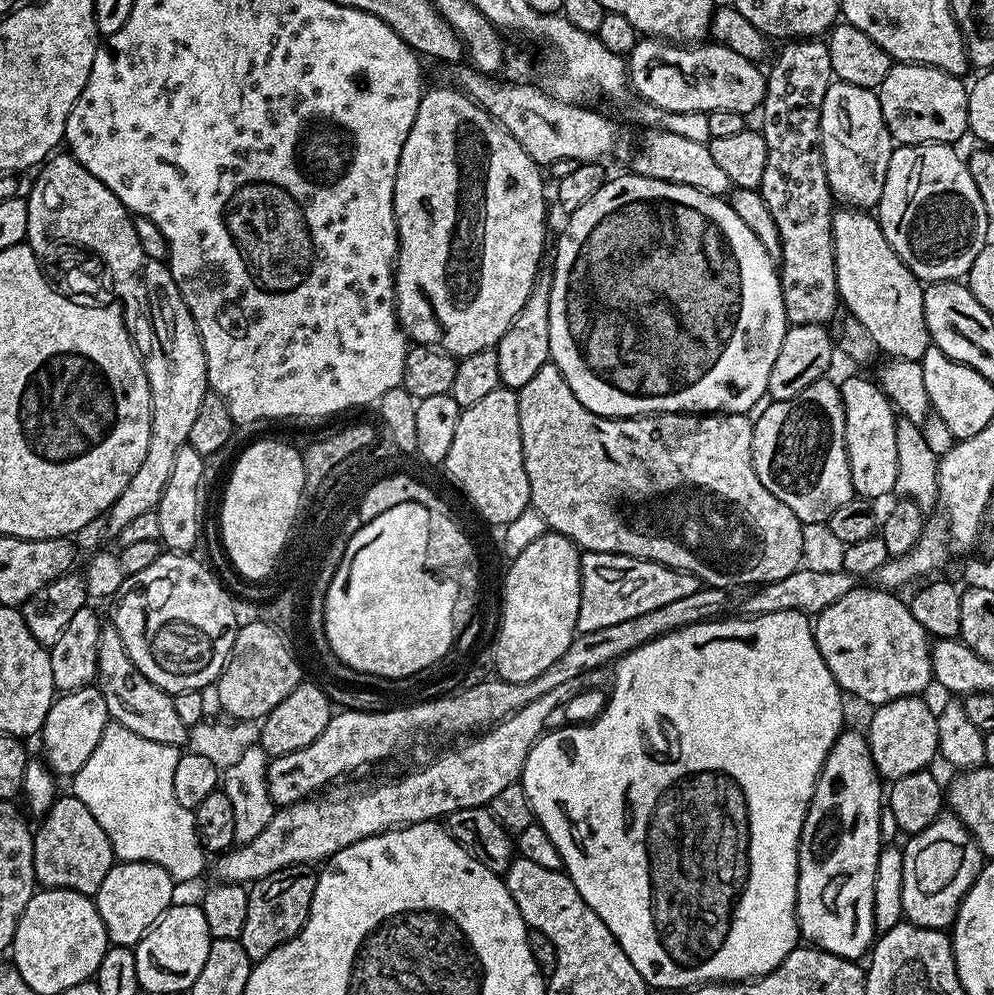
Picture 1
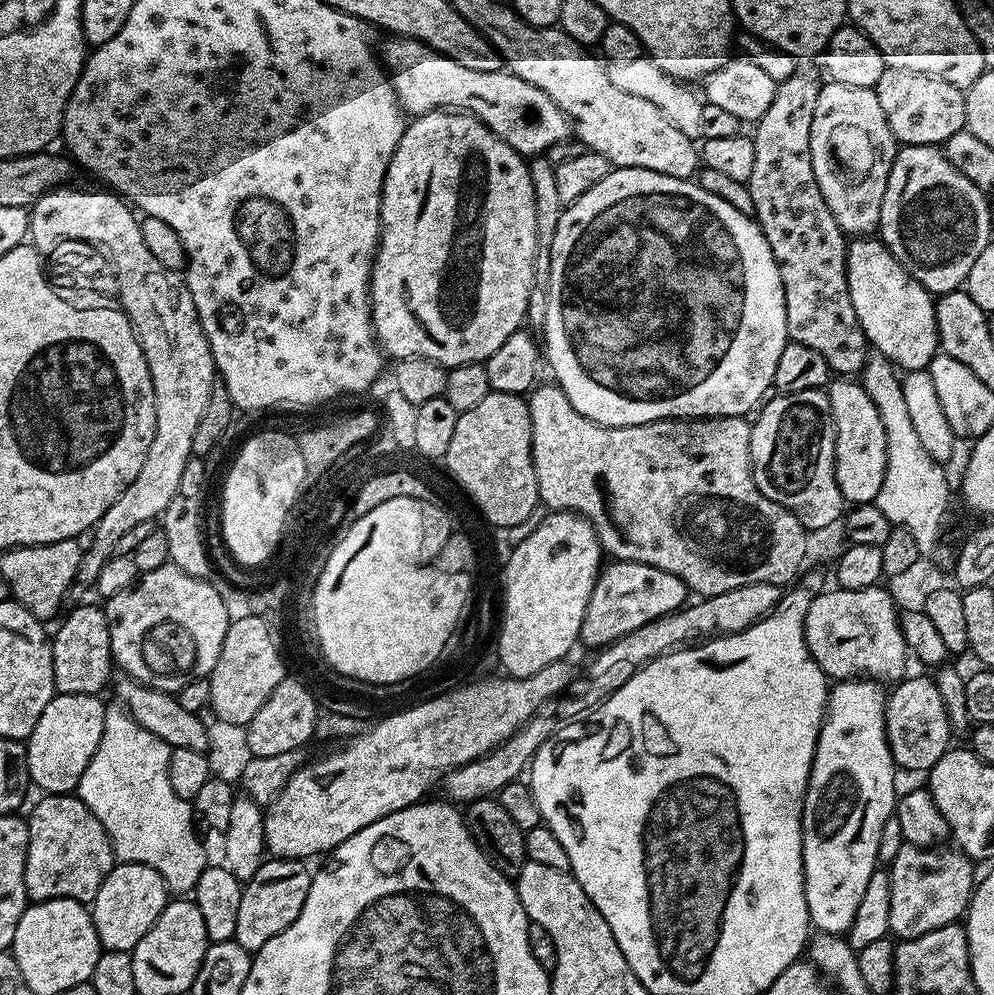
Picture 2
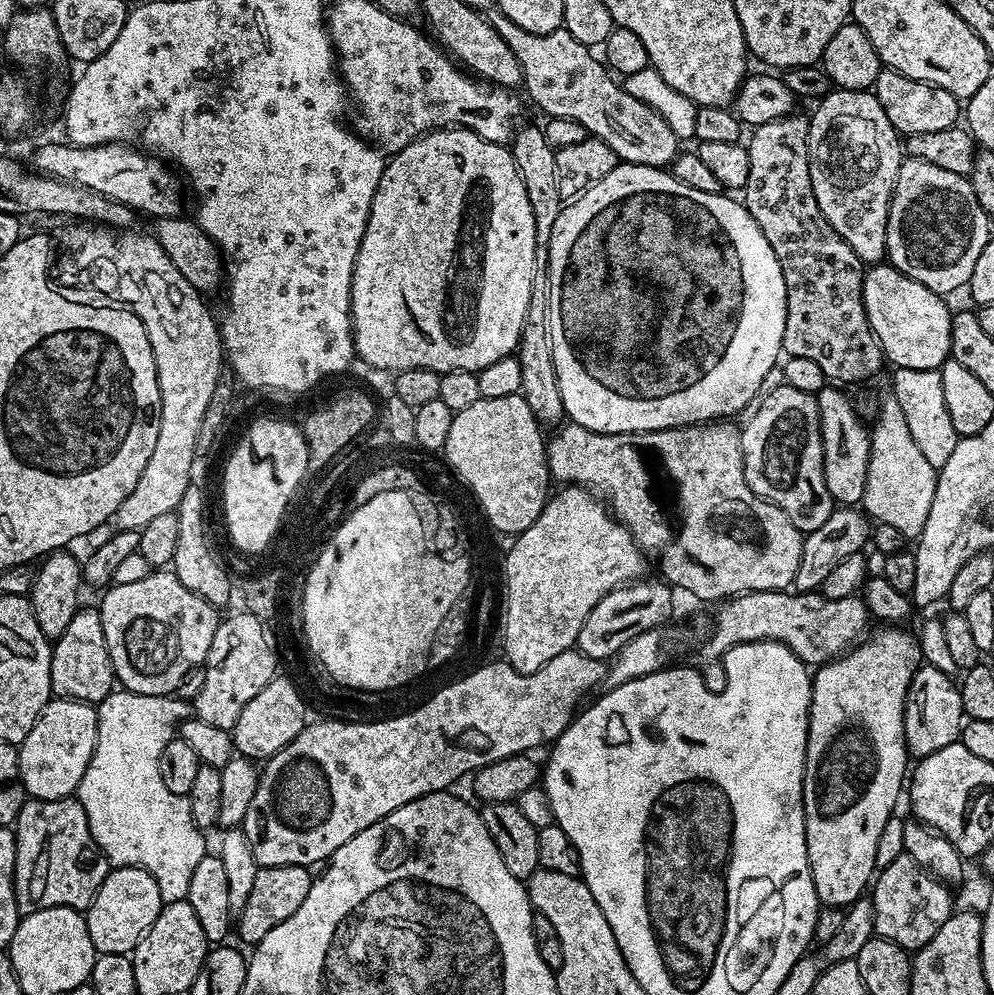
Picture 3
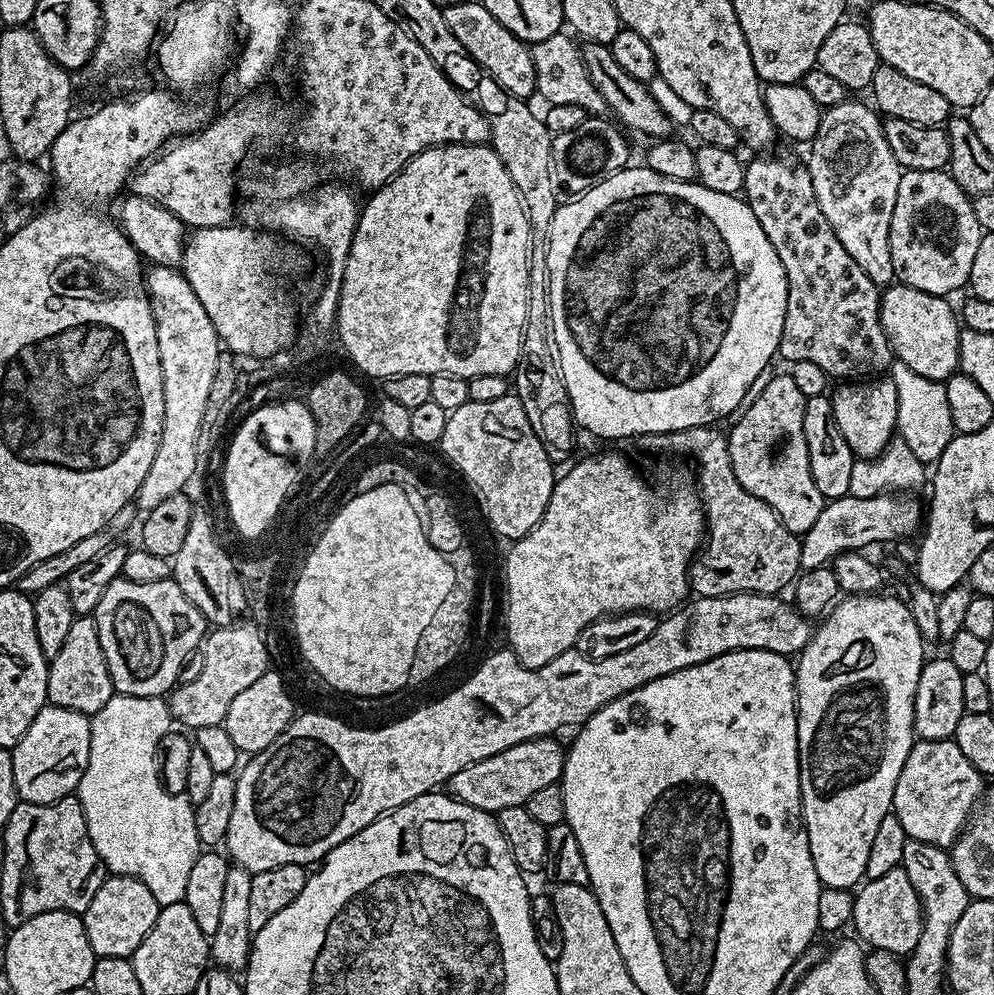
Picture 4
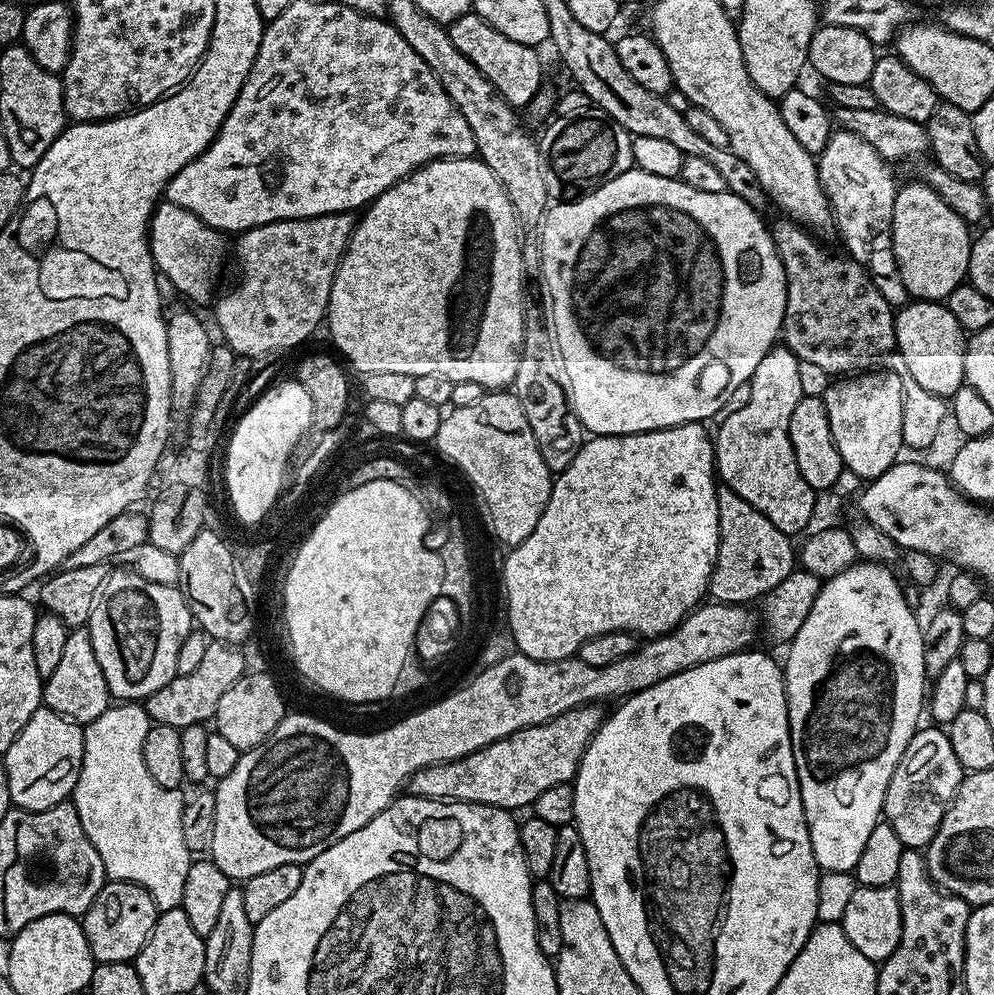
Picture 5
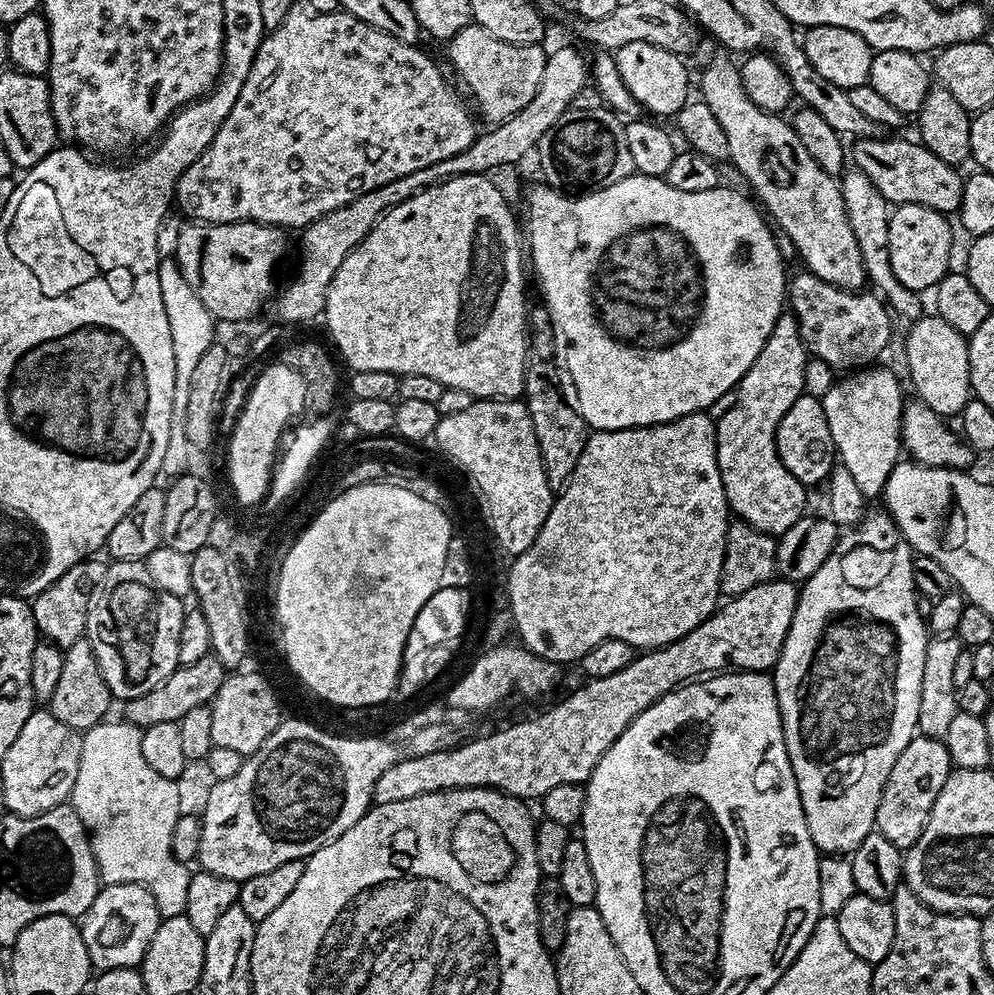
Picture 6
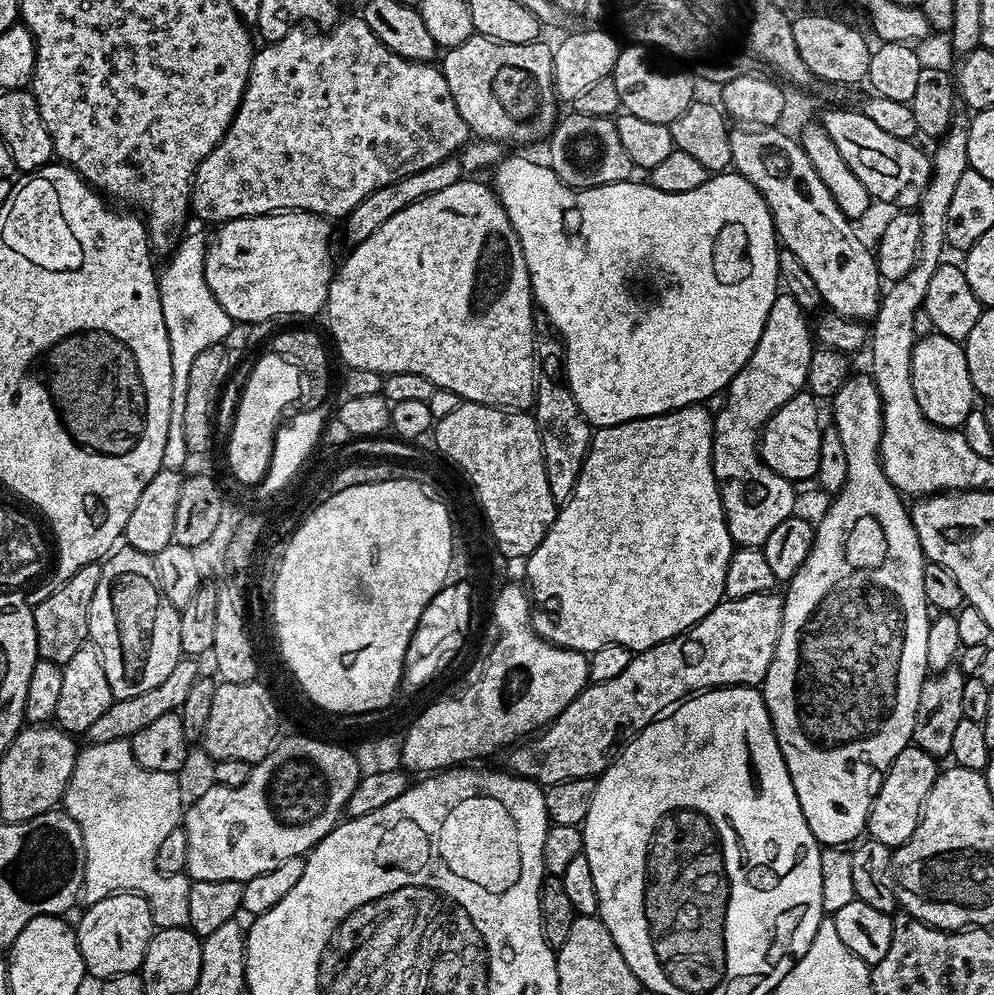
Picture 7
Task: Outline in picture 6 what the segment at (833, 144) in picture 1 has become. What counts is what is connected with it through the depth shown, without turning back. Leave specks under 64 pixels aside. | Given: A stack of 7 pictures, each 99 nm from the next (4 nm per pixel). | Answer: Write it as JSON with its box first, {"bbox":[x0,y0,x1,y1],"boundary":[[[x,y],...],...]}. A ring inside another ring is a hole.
{"bbox":[839,170,926,322],"boundary":[[[859,170],[843,173],[839,181],[840,193],[844,199],[844,209],[848,215],[850,226],[854,230],[854,238],[858,238],[858,250],[862,250],[862,262],[867,283],[882,297],[885,305],[890,309],[893,317],[915,322],[926,315],[926,308],[921,293],[911,292],[906,286],[898,282],[894,275],[894,266],[890,266],[890,226],[888,218],[890,205],[884,195],[877,190],[874,182],[866,178],[866,174]]]}

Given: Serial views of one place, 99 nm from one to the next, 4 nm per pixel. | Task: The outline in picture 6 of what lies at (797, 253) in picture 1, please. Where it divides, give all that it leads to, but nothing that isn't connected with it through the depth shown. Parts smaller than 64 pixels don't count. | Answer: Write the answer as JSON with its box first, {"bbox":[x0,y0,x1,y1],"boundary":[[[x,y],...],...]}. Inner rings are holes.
{"bbox":[786,270,894,374],"boundary":[[[800,270],[800,273],[796,277],[791,277],[790,283],[786,288],[786,296],[790,301],[790,308],[792,304],[792,309],[790,309],[791,315],[794,317],[796,329],[800,332],[800,341],[804,343],[804,347],[809,355],[809,357],[826,362],[834,370],[839,370],[841,373],[848,374],[853,370],[859,370],[866,368],[877,363],[876,360],[880,355],[882,357],[889,351],[889,344],[894,337],[894,331],[892,331],[892,323],[894,323],[893,317],[890,315],[889,309],[886,307],[883,299],[875,291],[872,290],[845,290],[843,288],[836,288],[832,284],[827,284],[822,282],[822,278],[818,278],[814,273],[807,270]]]}

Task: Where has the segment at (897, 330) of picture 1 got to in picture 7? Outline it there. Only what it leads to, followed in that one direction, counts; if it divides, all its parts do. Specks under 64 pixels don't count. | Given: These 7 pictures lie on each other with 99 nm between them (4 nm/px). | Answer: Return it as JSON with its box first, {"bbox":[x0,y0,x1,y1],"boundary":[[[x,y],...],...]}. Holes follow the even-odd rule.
{"bbox":[912,334,974,429],"boundary":[[[924,334],[912,347],[912,381],[914,398],[922,406],[922,414],[943,428],[959,429],[974,411],[974,389],[970,370],[966,366],[966,354],[961,341],[951,340],[939,334]]]}

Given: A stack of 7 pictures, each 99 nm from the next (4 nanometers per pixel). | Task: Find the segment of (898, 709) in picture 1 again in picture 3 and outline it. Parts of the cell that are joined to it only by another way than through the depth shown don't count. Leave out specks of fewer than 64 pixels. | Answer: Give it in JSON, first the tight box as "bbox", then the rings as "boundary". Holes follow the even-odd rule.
{"bbox":[904,664,964,759],"boundary":[[[922,664],[908,684],[904,703],[904,742],[911,757],[920,759],[934,754],[944,746],[959,741],[963,731],[964,715],[959,685],[953,677],[932,665]]]}

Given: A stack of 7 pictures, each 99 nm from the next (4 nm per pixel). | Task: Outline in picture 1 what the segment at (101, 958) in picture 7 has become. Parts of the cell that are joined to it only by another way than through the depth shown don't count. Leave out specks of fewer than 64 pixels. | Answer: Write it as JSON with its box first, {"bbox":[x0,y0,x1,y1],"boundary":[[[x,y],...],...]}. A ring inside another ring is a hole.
{"bbox":[94,860,173,946],"boundary":[[[141,860],[113,863],[110,874],[106,874],[106,879],[102,886],[98,886],[94,897],[109,941],[116,946],[139,944],[141,938],[160,921],[164,911],[172,907],[172,887],[173,878],[166,874],[166,870],[162,870],[162,866]]]}

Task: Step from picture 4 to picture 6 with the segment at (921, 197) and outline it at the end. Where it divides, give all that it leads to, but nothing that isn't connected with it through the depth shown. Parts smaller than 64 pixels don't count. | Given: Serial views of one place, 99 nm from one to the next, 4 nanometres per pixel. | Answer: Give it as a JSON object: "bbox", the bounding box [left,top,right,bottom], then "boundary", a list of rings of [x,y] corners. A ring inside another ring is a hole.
{"bbox":[889,204,952,293],"boundary":[[[901,204],[889,215],[890,226],[890,266],[894,266],[894,275],[898,282],[911,292],[927,293],[935,289],[936,283],[948,275],[952,260],[952,228],[948,225],[949,217],[943,212],[935,212],[921,204]]]}

